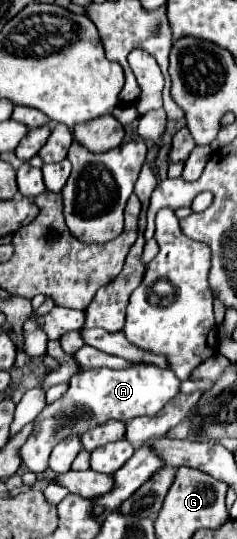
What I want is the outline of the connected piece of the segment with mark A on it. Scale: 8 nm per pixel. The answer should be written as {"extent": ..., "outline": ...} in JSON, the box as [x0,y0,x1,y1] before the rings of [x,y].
{"extent":[21,365,179,473],"outline":[[[131,365],[125,369],[89,369],[75,375],[69,383],[67,393],[47,405],[39,417],[35,419],[35,431],[31,439],[21,447],[23,463],[33,473],[43,473],[47,469],[51,449],[69,435],[83,435],[91,427],[105,423],[107,419],[119,419],[123,423],[131,421],[139,415],[155,415],[163,409],[163,405],[179,393],[179,379],[173,371],[159,371],[157,367],[147,365]]]}

